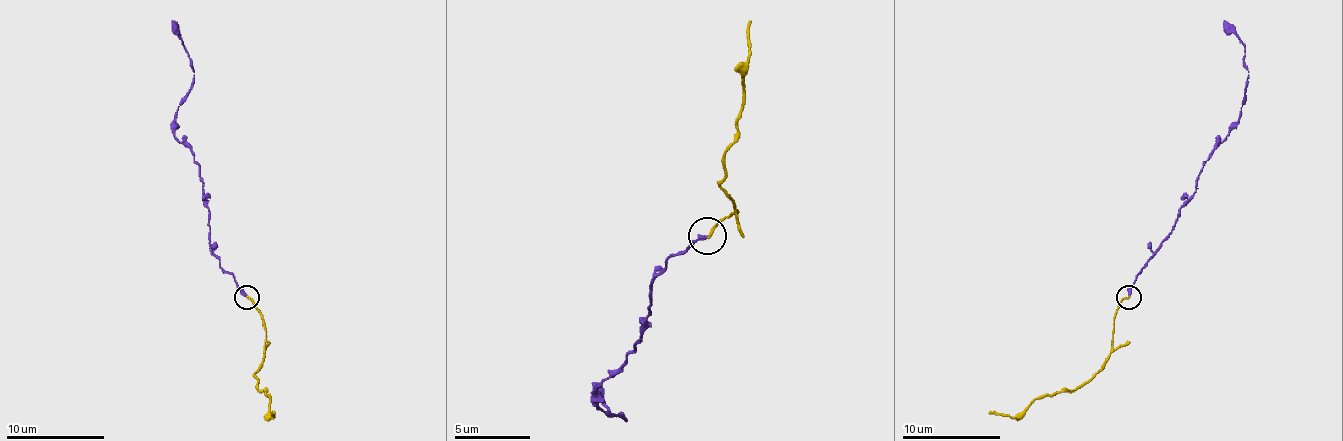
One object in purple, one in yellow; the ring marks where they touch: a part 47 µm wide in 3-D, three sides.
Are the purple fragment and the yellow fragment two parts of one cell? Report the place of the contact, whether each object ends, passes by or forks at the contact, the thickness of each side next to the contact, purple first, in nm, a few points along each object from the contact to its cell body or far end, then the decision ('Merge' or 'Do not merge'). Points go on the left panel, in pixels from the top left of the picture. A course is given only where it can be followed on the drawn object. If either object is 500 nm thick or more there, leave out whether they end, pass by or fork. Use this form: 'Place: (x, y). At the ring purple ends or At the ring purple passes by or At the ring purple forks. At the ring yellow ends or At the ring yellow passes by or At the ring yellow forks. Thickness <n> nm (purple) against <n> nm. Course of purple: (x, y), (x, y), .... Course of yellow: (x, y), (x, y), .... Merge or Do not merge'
Place: (246, 297). At the ring purple ends. At the ring yellow ends. Thickness 240 nm (purple) against 160 nm. Course of purple: (247, 296), (210, 247), (200, 172), (191, 150), (174, 135), (174, 120), (193, 81), (193, 66), (171, 20). Course of yellow: (247, 296), (262, 316), (267, 340), (264, 360), (254, 372), (269, 397), (269, 411), (274, 416), (274, 411). Do not merge

